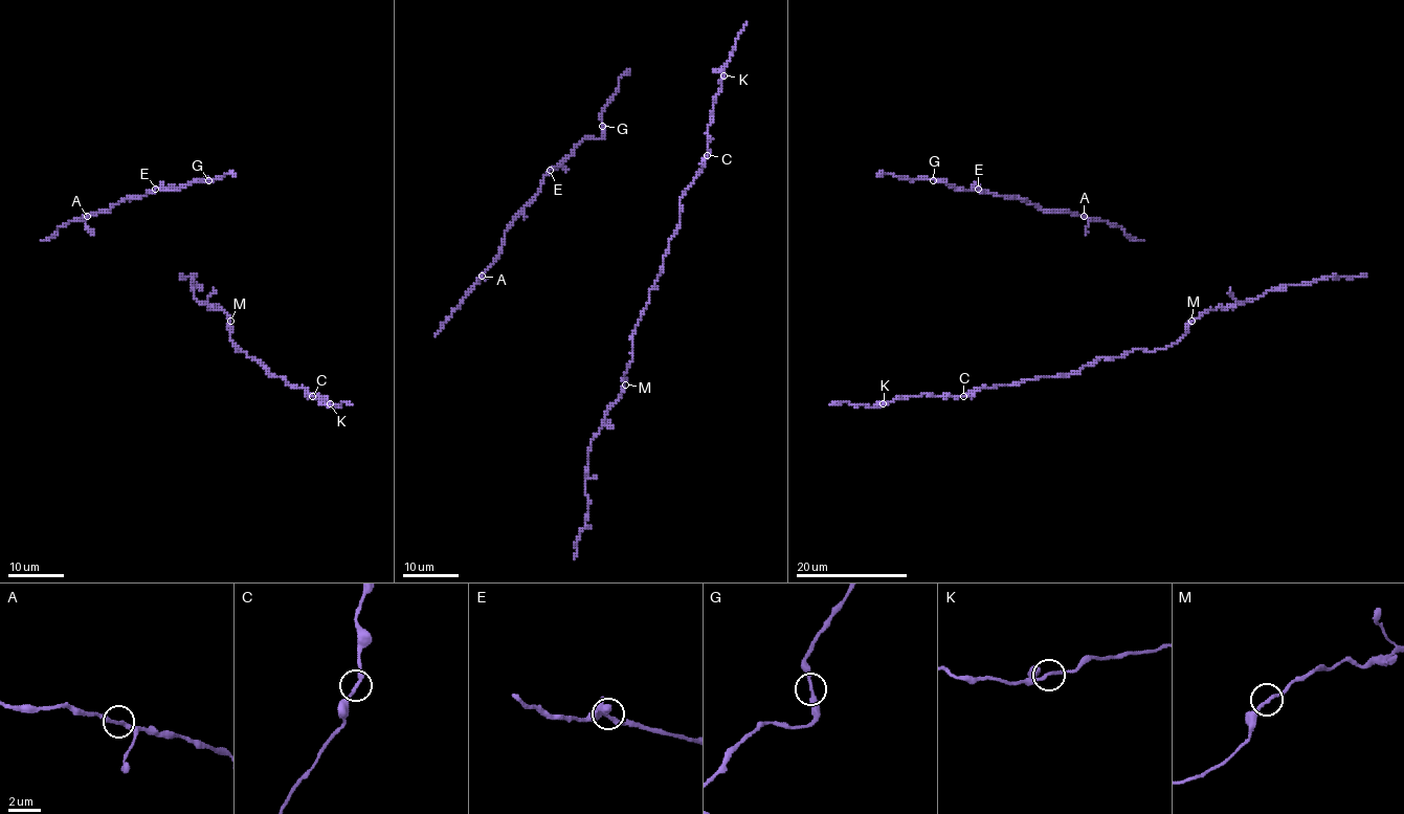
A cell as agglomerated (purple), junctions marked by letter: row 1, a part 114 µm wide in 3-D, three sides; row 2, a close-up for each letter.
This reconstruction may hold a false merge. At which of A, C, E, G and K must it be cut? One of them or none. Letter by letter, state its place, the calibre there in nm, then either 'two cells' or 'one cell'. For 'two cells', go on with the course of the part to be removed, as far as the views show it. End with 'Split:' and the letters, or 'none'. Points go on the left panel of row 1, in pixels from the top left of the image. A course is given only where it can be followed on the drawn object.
A: at (87, 216); 220 nm thick; one cell
C: at (312, 396); 240 nm thick; one cell
E: at (155, 189); 200 nm thick; one cell
G: at (208, 180); 240 nm thick; one cell
K: at (330, 403); 190 nm thick; one cell
Split: none

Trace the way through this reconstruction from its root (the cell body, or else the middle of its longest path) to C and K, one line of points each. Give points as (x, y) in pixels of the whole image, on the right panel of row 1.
C: (1185, 326), (1186, 333), (1164, 348), (1132, 350), (1121, 356), (1098, 358), (1067, 375), (978, 387), (962, 397)
K: (1185, 326), (1186, 333), (1168, 347), (1098, 358), (1067, 375), (978, 387), (958, 397), (920, 394), (883, 403)

